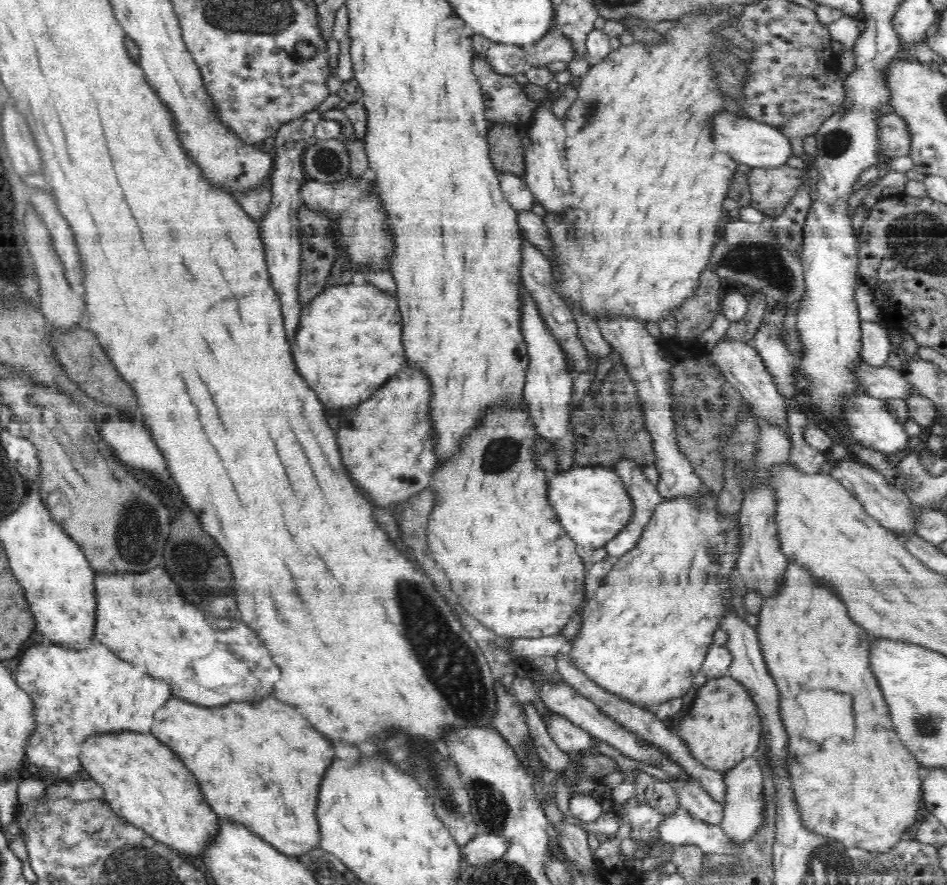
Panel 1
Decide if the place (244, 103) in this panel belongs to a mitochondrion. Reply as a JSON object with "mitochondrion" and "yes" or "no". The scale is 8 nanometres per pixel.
{"mitochondrion":"no"}

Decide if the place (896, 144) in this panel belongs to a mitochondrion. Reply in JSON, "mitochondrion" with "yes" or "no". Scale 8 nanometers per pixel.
{"mitochondrion":"no"}

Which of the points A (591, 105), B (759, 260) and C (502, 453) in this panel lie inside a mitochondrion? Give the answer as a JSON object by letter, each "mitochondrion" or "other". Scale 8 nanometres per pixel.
{"A":"mitochondrion","B":"mitochondrion","C":"mitochondrion"}

